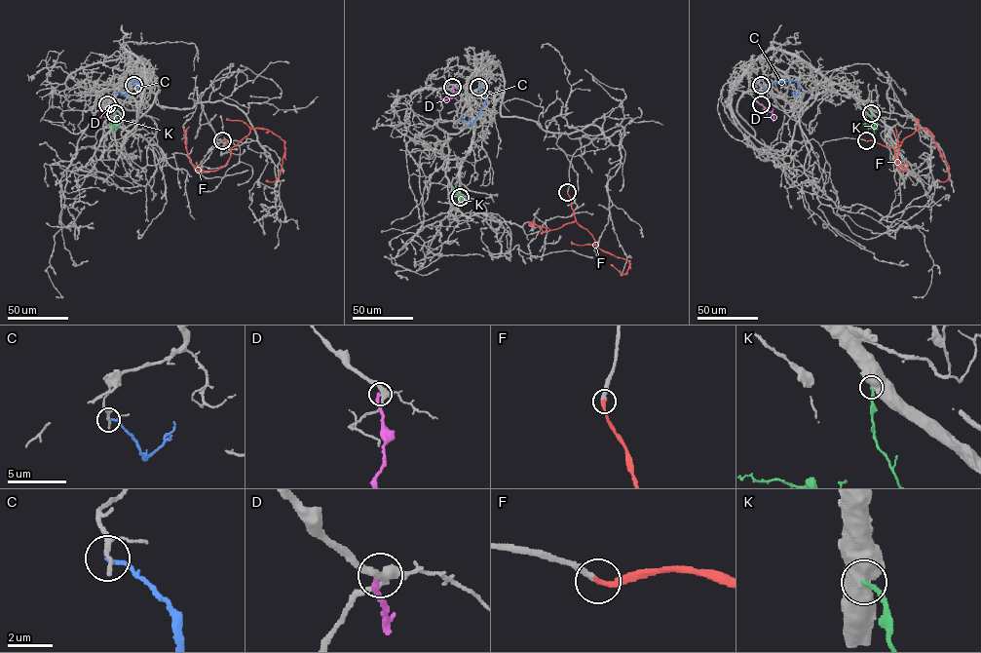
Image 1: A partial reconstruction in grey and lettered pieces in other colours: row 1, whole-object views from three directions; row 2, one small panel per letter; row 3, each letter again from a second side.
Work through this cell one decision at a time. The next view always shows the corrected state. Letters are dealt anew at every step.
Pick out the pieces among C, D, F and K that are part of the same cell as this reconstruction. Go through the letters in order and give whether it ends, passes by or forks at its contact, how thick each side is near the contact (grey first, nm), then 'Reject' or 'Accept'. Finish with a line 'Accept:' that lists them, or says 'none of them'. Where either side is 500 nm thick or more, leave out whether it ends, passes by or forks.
C: It ends there. Thickness 170 nm (grey) against 180 nm. Reject
D: It ends there. Thickness 360 nm (grey) against 240 nm. Reject
F: It ends there. Thickness 240 nm (grey) against 280 nm. Accept
K: Thickness 950 nm (grey) against 200 nm. Reject
Accept: F

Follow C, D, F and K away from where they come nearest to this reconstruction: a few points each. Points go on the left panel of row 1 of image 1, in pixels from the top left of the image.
C: (133, 85), (138, 89), (140, 83), (128, 81), (125, 96), (119, 92), (116, 95)
D: (108, 104), (108, 110), (94, 121)
F: (222, 141), (232, 148), (254, 128), (267, 129), (282, 139), (285, 153), (280, 176), (275, 181), (265, 180)
K: (114, 113), (117, 127), (109, 123)

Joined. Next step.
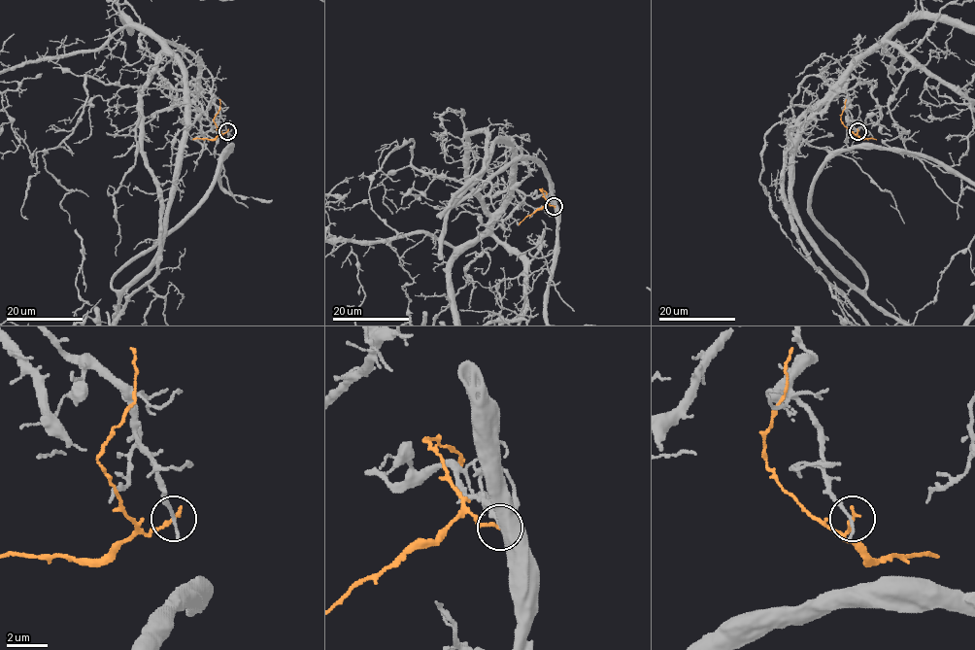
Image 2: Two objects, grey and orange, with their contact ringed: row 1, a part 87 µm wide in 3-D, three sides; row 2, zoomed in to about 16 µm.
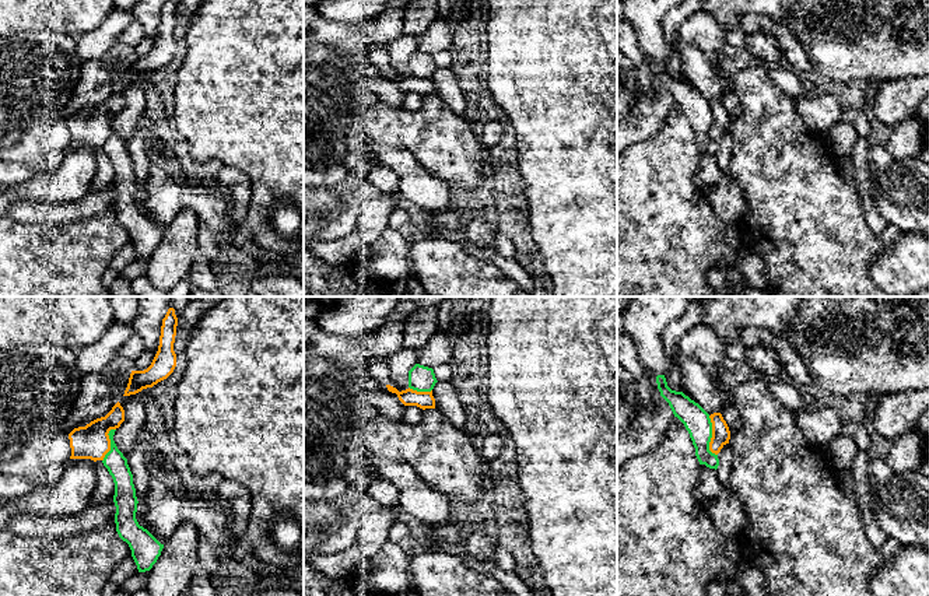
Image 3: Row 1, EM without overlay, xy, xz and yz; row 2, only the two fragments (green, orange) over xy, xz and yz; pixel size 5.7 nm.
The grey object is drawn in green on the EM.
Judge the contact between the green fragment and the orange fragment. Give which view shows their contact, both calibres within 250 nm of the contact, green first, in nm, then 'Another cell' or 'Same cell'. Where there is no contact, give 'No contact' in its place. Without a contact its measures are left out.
Touches green in yz. Thickness 150 nm (green) against 110 nm. Another cell

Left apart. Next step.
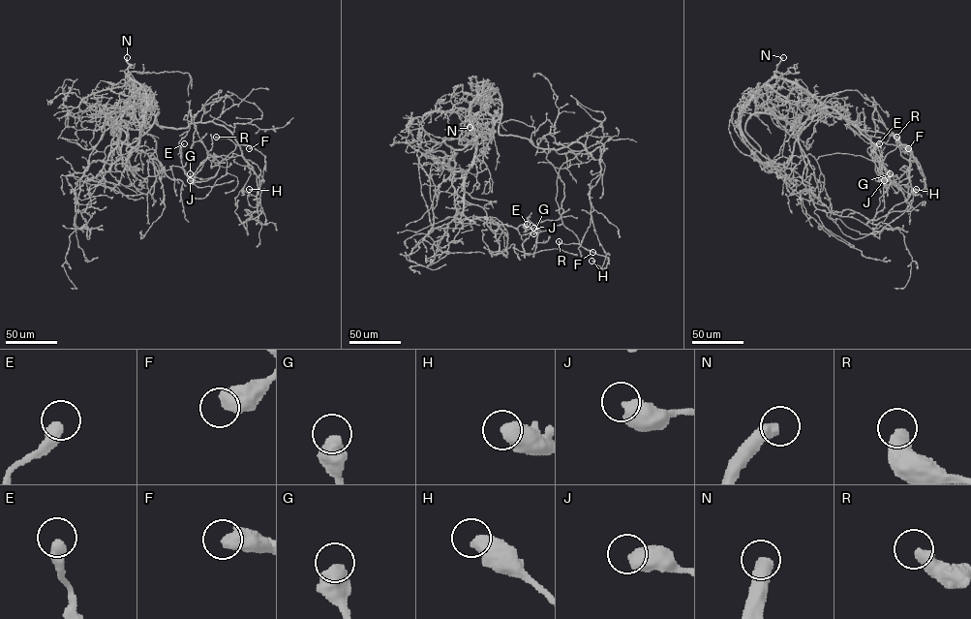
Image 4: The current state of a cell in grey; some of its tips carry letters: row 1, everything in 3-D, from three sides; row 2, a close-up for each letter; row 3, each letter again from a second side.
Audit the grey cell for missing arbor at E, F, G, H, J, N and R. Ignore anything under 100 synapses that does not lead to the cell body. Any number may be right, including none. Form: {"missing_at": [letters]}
{"missing_at": ["N"]}

